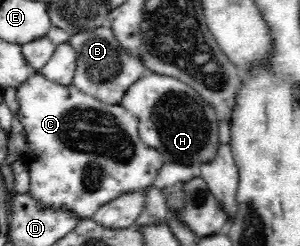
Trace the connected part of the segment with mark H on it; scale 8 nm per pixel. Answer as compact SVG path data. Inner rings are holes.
M147 73L128 87L120 105L137 117L141 140L161 152L165 164L208 162L219 149L215 109L193 87L171 75Z

